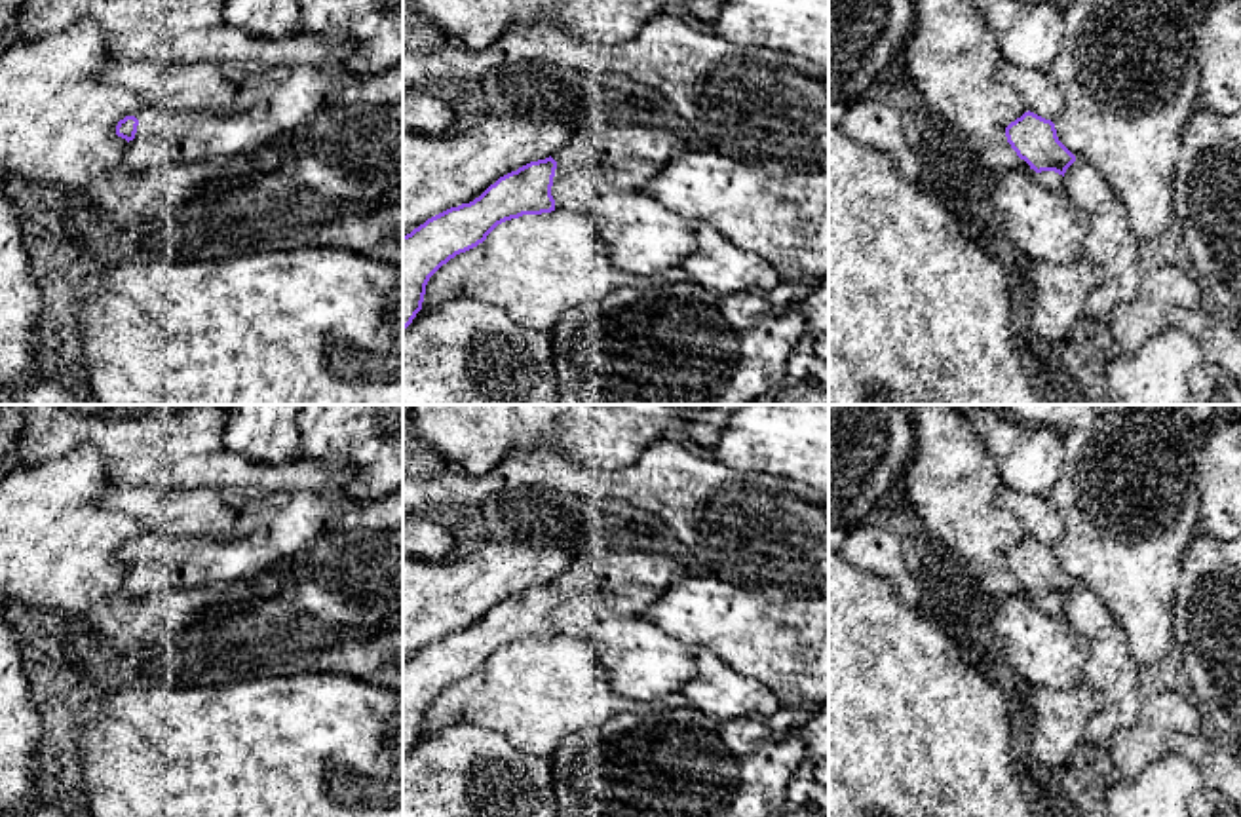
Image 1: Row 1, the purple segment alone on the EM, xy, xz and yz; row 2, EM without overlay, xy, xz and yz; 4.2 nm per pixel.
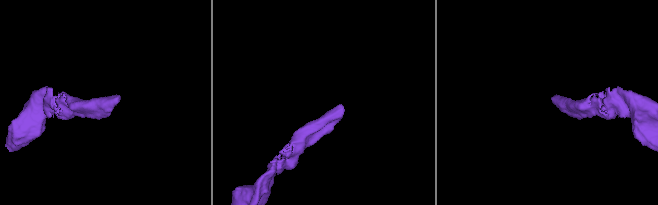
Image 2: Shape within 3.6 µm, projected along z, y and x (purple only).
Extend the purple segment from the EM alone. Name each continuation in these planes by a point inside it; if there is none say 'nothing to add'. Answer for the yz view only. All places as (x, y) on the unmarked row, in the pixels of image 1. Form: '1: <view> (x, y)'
1: yz (1053, 607)

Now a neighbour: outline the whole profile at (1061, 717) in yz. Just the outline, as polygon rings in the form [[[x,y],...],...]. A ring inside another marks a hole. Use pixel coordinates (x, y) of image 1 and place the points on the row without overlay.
[[[1089,682],[1070,690],[1036,686],[1032,697],[1032,758],[1047,768],[1066,762],[1085,745],[1085,730],[1104,699]]]

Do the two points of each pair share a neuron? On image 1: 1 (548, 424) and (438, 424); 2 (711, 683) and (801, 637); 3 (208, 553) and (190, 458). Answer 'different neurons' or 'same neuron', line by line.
1: same neuron
2: different neurons
3: different neurons

